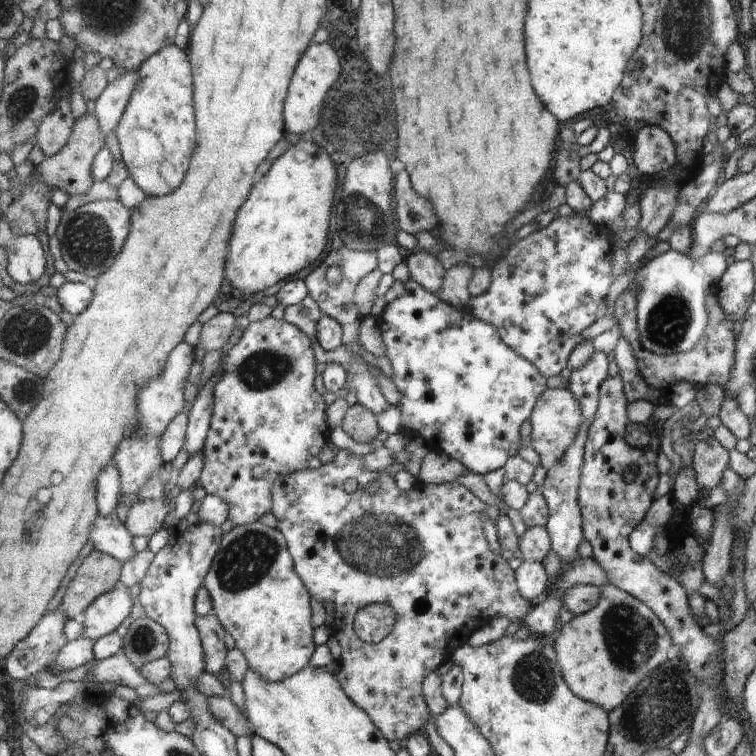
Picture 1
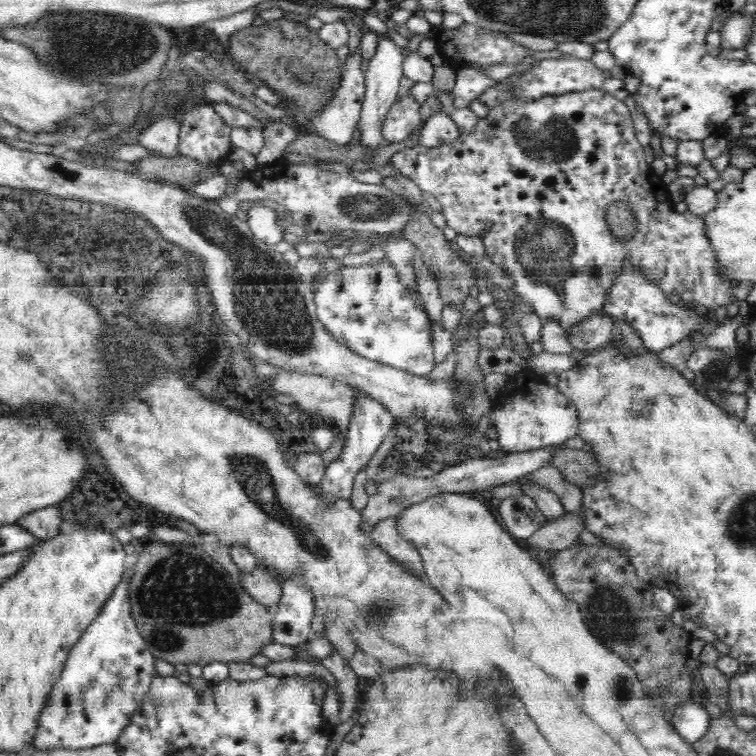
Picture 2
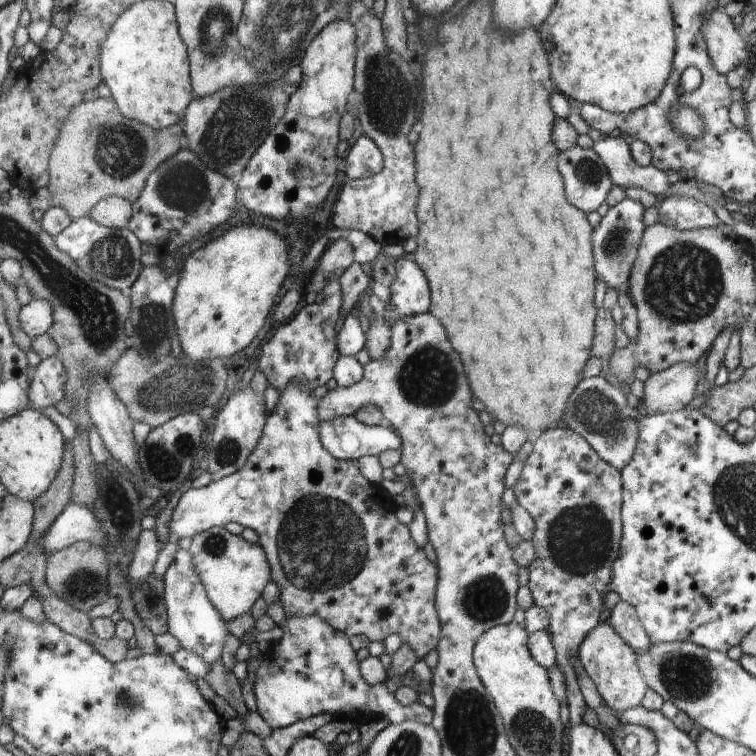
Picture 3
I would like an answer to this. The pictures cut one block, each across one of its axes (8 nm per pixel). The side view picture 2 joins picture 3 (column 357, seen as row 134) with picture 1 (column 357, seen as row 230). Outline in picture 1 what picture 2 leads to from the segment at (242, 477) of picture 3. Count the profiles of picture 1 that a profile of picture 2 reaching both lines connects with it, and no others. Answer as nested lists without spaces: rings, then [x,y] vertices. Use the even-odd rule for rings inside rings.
[[[339,450],[334,455],[332,462],[322,464],[319,468],[304,468],[304,470],[290,472],[286,476],[276,476],[276,480],[272,484],[272,496],[270,496],[272,498],[272,510],[270,512],[278,520],[276,529],[280,533],[286,532],[286,540],[290,540],[290,552],[294,552],[293,565],[298,577],[305,582],[306,588],[314,596],[314,599],[317,599],[322,604],[325,604],[324,602],[326,601],[332,602],[336,609],[336,632],[338,632],[336,638],[342,648],[342,655],[339,661],[340,671],[335,677],[340,681],[342,689],[345,690],[348,696],[369,714],[370,720],[386,736],[386,740],[400,745],[405,743],[411,735],[414,735],[414,732],[423,731],[424,726],[427,724],[428,716],[430,716],[428,706],[426,706],[424,698],[422,698],[422,690],[420,690],[422,688],[420,686],[422,680],[430,672],[434,672],[440,664],[444,664],[452,656],[452,650],[457,650],[464,644],[468,644],[474,632],[484,627],[490,620],[506,617],[510,622],[522,622],[532,606],[531,602],[522,597],[518,588],[516,588],[517,573],[508,566],[508,562],[503,556],[496,554],[490,548],[490,544],[485,538],[482,528],[485,502],[480,497],[477,497],[470,489],[456,481],[442,483],[441,485],[418,483],[414,485],[414,488],[409,488],[405,491],[398,490],[392,472],[390,472],[390,475],[386,471],[370,472],[366,468],[366,464],[362,462],[362,458],[364,456],[360,454],[351,453],[348,450]],[[373,480],[378,484],[374,494],[366,490],[366,486],[372,484]],[[376,602],[386,602],[394,610],[394,614],[398,618],[397,624],[392,628],[392,632],[390,632],[387,639],[382,640],[378,645],[371,645],[358,639],[353,630],[353,619],[354,614],[362,606],[375,604]]]

